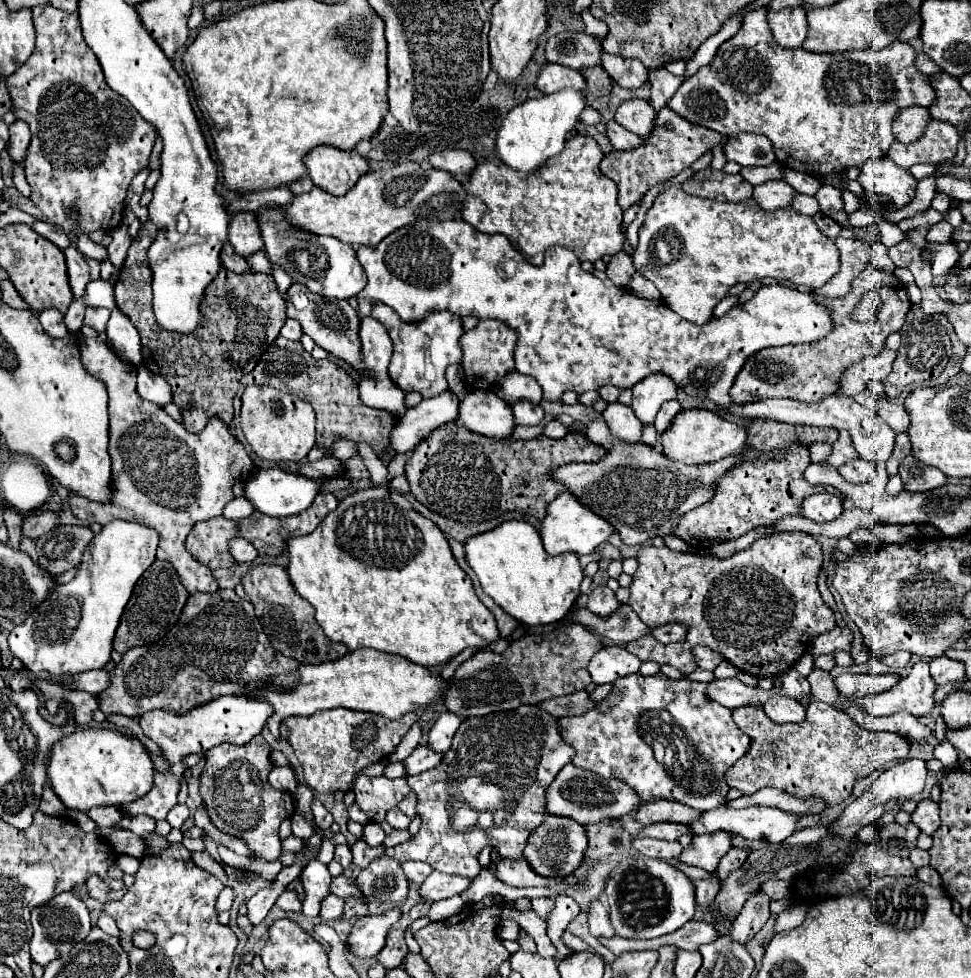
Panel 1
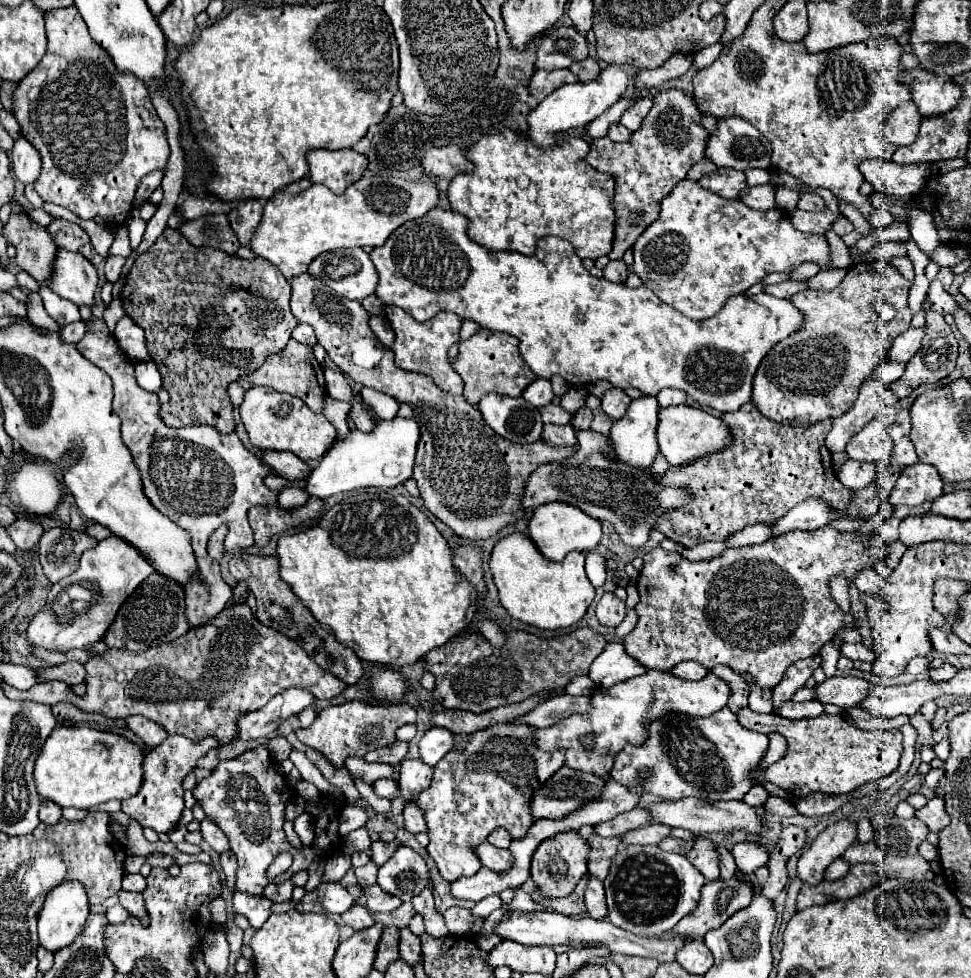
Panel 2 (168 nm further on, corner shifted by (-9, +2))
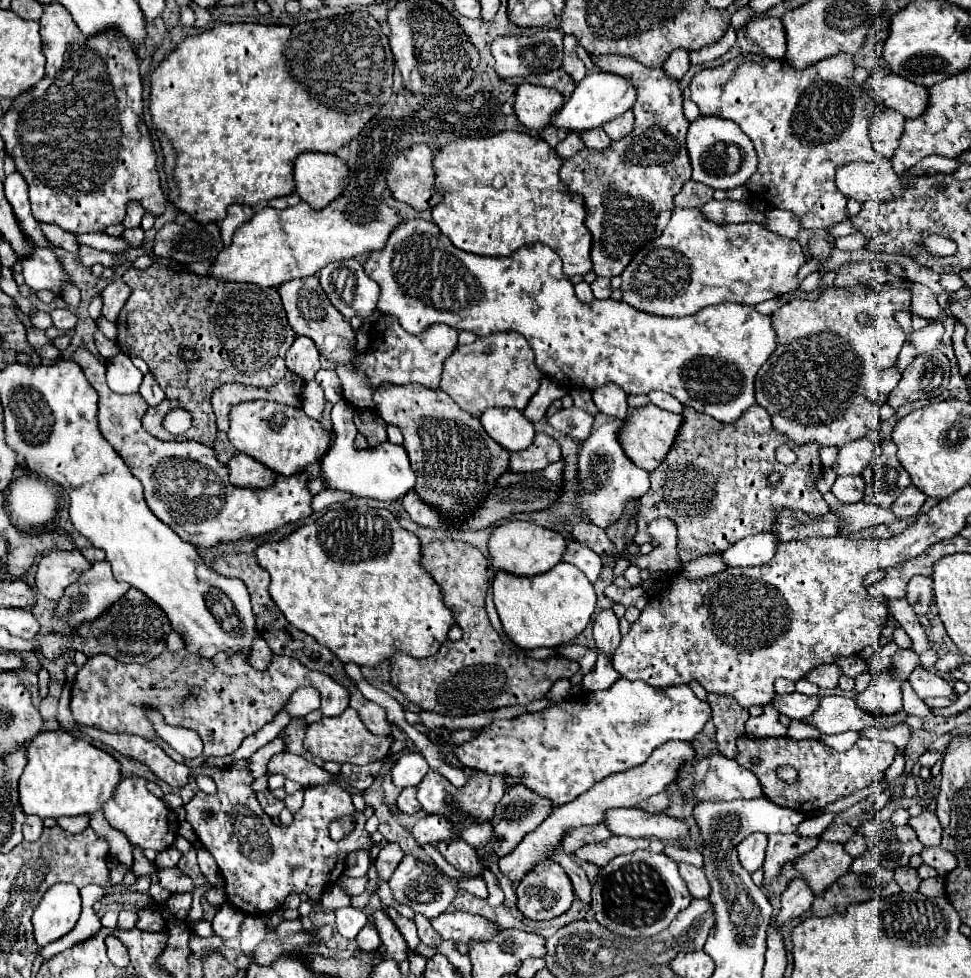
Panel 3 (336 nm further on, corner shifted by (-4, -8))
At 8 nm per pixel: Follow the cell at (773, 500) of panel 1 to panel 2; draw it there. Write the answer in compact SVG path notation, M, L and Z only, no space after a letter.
M752 403L742 405L736 413L724 413L722 421L732 429L734 443L722 453L702 457L690 465L668 469L662 485L686 485L696 495L694 503L664 513L656 523L668 539L682 547L694 547L706 541L726 541L732 533L760 521L784 517L796 503L816 495L826 497L832 507L846 509L854 497L832 471L832 457L824 445L832 419L808 427L778 425L764 417Z

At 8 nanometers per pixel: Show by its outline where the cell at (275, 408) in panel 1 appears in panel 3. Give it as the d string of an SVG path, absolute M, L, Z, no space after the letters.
M247 401L239 403L231 411L229 441L239 451L245 453L277 475L295 475L315 461L321 461L331 443L329 431L319 425L319 421L309 419L299 407L285 407L275 401Z

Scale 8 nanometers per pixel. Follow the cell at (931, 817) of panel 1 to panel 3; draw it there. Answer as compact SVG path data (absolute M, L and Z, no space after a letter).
M923 811L921 815L911 817L909 825L915 829L919 841L925 847L937 847L941 843L941 823L939 823L935 813Z

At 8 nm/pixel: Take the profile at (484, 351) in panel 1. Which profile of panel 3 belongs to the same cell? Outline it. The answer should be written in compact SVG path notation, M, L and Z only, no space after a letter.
M497 331L479 337L471 345L459 345L447 359L441 379L441 391L451 395L455 403L473 417L481 417L489 407L513 407L523 411L539 389L541 371L535 367L533 351L525 337L513 331Z

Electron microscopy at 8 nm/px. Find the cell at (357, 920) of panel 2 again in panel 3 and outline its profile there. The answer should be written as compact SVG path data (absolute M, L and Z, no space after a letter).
M365 925L363 931L357 935L357 945L363 951L377 951L381 947L381 939L379 933L373 929L373 925Z

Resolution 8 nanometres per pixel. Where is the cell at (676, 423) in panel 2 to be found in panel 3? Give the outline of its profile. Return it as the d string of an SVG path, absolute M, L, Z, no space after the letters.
M647 403L643 407L637 407L629 413L627 419L623 419L621 431L619 431L619 443L625 451L625 455L641 469L645 471L653 471L661 465L661 461L665 459L665 455L669 453L677 433L681 427L681 415L673 415L653 403Z

